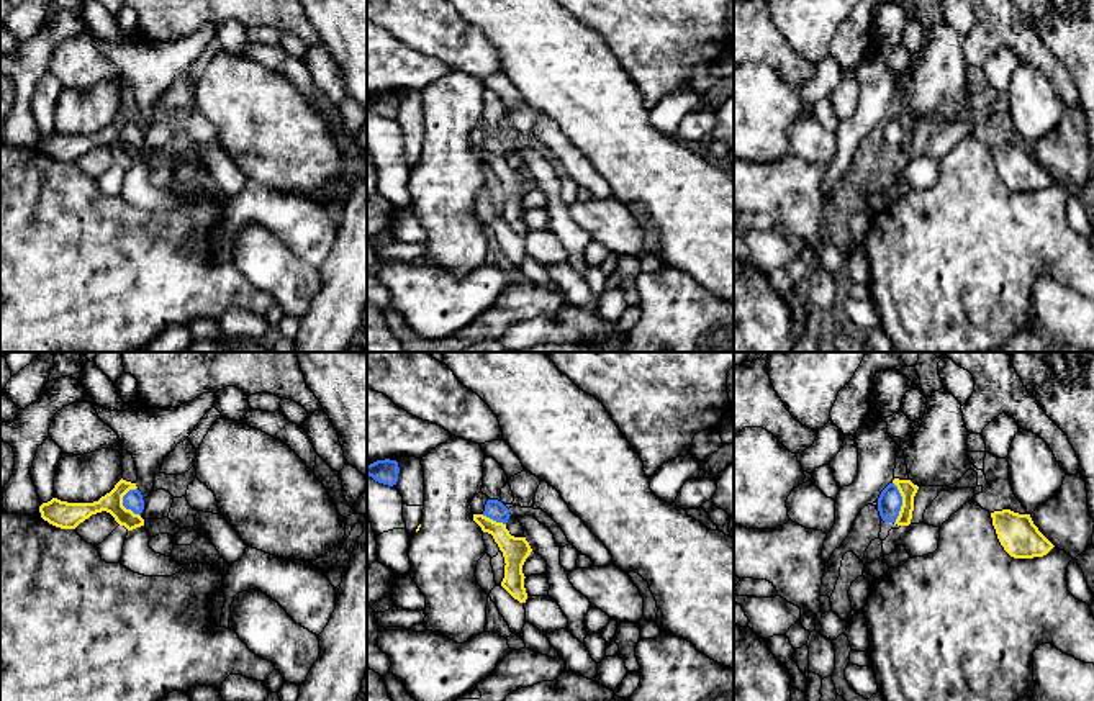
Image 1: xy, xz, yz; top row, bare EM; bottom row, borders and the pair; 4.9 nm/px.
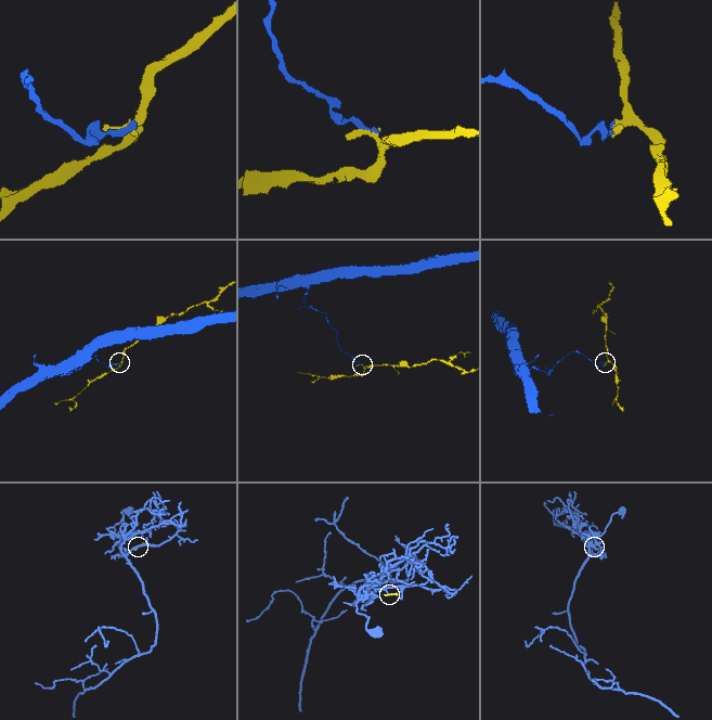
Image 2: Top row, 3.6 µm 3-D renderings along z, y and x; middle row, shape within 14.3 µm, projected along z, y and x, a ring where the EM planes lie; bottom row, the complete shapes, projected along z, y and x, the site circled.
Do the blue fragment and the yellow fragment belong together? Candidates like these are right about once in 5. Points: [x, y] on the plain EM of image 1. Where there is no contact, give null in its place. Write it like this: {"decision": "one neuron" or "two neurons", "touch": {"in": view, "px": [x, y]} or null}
{"decision": "two neurons", "touch": {"in": "xy", "px": [123, 136]}}

